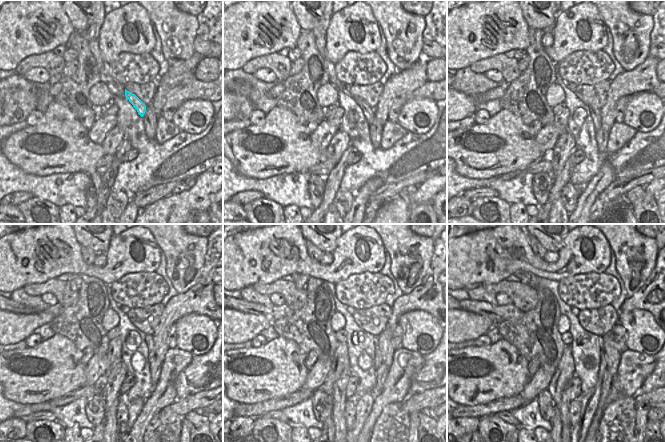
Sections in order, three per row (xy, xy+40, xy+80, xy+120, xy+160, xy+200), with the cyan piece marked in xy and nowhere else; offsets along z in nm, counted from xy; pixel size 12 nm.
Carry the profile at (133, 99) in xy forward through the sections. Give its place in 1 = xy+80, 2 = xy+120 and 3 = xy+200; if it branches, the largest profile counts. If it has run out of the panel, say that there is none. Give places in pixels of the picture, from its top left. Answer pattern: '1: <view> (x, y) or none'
1: xy+80 (595, 113)
2: xy+120 (148, 338)
3: xy+200 (589, 400)

